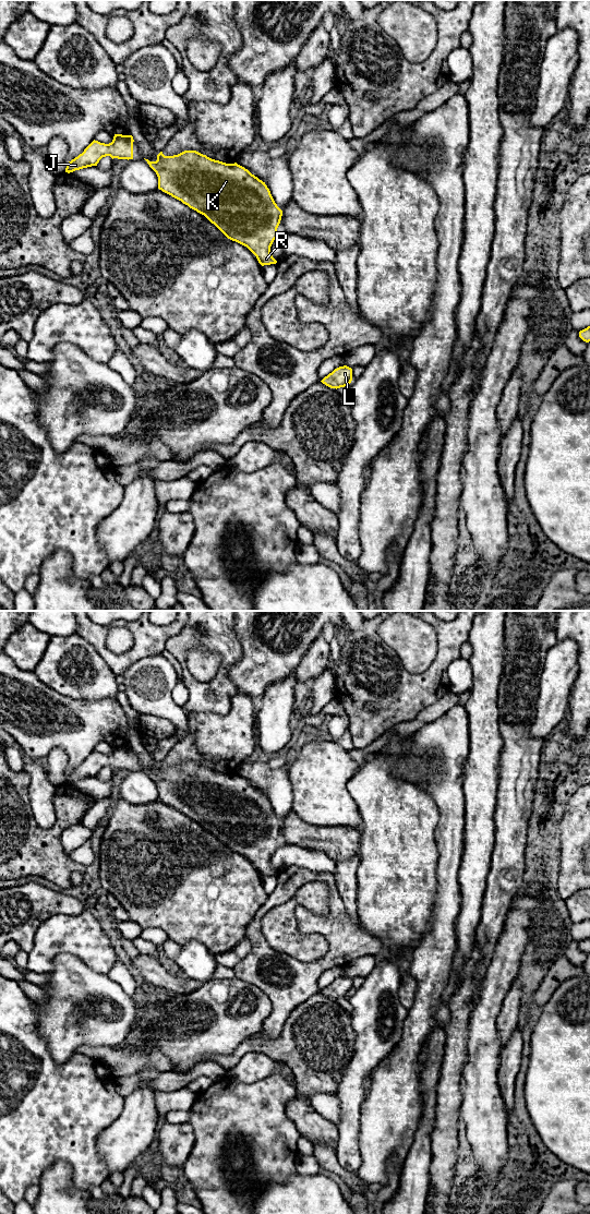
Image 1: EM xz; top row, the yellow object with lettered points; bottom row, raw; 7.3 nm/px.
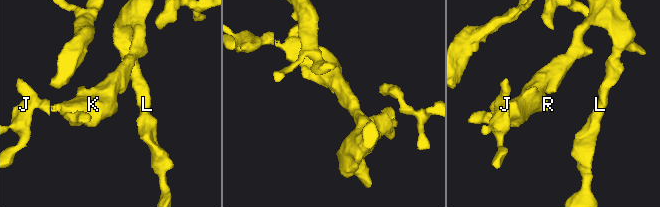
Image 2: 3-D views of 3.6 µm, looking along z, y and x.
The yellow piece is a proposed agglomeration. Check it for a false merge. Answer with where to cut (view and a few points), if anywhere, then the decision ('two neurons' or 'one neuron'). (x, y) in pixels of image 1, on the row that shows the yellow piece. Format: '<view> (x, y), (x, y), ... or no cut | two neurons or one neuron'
no cut | one neuron

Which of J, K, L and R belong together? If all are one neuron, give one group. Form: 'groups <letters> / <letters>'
groups J K L R

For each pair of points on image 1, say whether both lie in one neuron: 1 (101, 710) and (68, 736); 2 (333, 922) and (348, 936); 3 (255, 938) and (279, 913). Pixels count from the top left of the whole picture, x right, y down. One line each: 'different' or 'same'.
1: same
2: same
3: different

